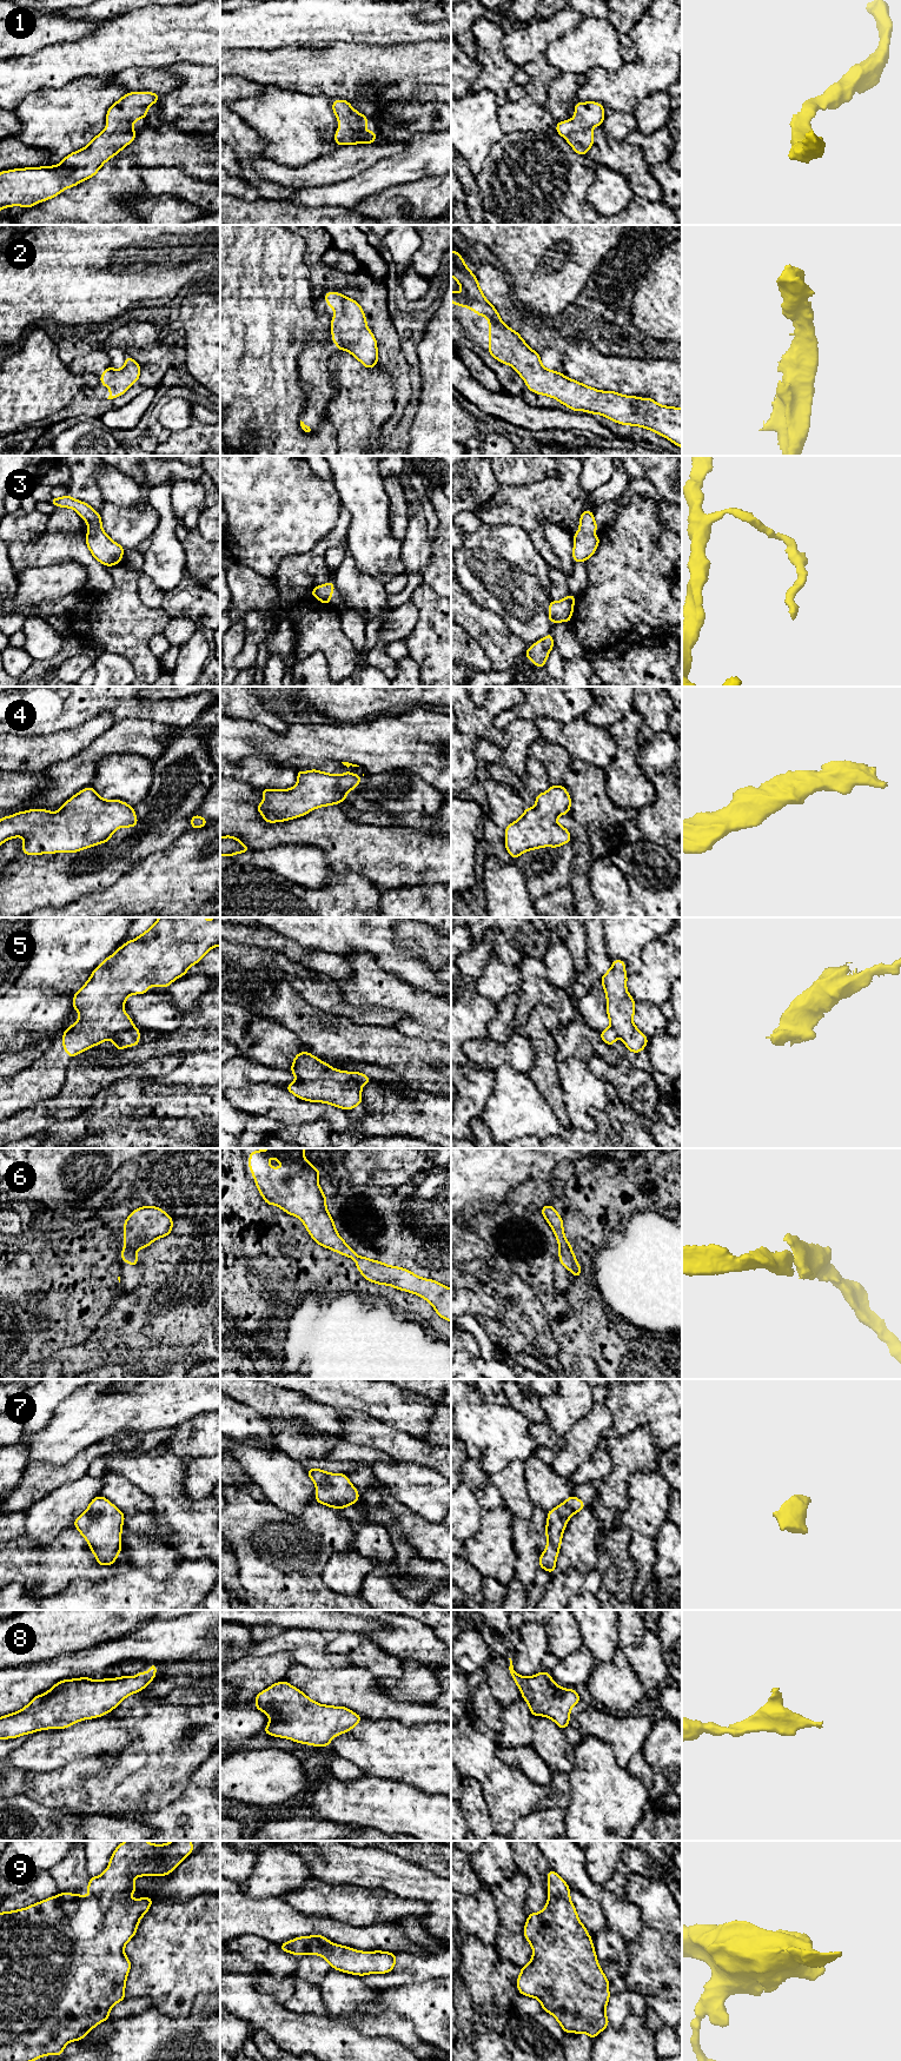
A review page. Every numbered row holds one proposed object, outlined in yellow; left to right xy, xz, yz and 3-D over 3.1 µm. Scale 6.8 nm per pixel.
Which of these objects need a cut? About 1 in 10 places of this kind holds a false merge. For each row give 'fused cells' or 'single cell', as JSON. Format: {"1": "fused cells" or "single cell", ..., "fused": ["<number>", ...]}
{"1": "single cell", "2": "single cell", "3": "single cell", "4": "single cell", "5": "single cell", "6": "single cell", "7": "single cell", "8": "single cell", "9": "single cell", "fused": []}

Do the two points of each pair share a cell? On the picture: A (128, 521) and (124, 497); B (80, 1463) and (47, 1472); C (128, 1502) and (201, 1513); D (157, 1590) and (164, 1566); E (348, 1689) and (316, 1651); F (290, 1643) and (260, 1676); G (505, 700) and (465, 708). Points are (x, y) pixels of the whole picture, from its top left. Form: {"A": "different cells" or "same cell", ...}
{"A": "different cells", "B": "same cell", "C": "different cells", "D": "different cells", "E": "different cells", "F": "different cells", "G": "same cell"}

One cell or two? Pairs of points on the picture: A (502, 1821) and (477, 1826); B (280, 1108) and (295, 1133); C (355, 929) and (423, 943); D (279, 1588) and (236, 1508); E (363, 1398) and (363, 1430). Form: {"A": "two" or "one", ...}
{"A": "two", "B": "two", "C": "two", "D": "one", "E": "two"}

